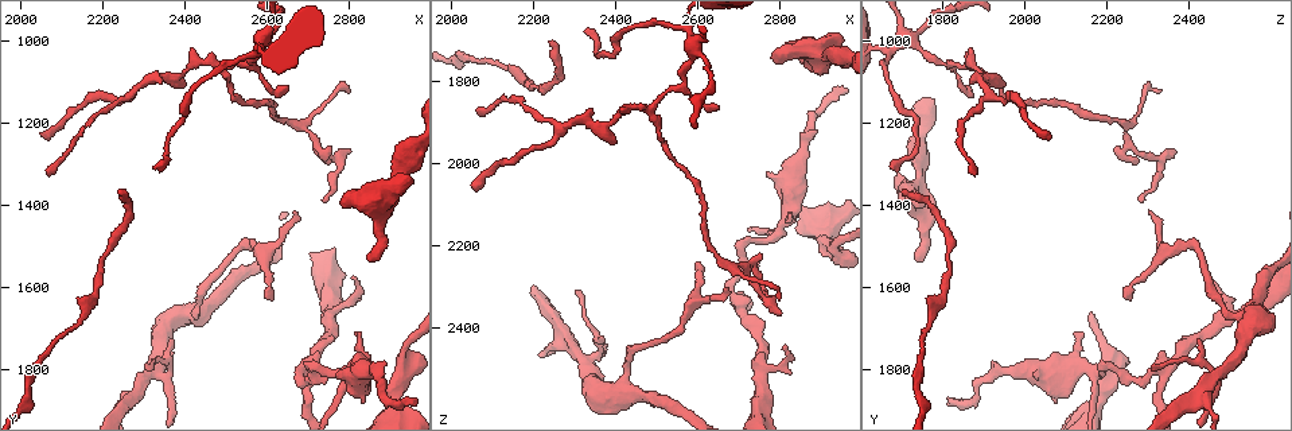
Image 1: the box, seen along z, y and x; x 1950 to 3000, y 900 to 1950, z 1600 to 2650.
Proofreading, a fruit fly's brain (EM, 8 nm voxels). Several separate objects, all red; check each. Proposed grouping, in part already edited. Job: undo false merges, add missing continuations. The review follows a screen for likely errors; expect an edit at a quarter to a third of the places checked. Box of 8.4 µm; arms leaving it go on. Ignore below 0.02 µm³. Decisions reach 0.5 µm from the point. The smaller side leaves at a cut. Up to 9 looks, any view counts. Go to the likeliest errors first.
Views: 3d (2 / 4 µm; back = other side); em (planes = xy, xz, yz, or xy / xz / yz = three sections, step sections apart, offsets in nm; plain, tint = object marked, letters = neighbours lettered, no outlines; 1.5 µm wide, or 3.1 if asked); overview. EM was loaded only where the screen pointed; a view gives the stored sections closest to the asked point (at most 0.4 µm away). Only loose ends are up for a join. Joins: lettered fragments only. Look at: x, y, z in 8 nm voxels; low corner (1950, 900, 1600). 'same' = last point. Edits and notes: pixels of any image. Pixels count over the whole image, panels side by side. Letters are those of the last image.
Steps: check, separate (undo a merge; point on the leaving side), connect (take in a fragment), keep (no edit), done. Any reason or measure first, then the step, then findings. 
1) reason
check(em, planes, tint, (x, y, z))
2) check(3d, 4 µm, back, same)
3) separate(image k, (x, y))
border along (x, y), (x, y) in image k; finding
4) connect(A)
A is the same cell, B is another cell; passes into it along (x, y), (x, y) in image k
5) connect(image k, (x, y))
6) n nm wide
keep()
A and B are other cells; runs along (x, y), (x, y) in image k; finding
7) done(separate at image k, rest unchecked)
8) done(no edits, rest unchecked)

an open end
check(em, planes, letters, (2790, 1410, 1740))

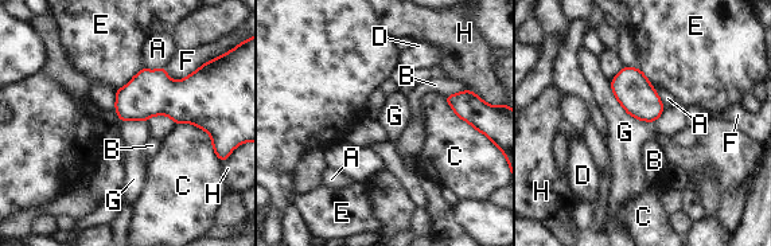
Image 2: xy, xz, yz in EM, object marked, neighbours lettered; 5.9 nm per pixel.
keep()
A, B, C, D, E, F, G and H are other cells; border along (610, 81), (629, 114), (665, 109) in image 2; no lettered fragment goes on from it

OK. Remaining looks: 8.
an open end
check(3d, 4 µm, (2665, 1410, 2305))

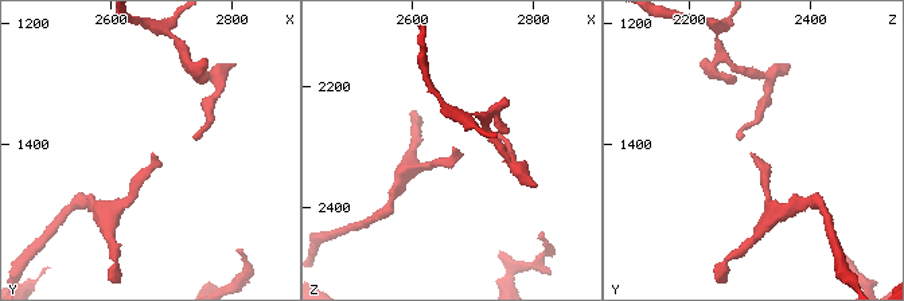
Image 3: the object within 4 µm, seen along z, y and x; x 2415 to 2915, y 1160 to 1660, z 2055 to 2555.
check(em, planes, tint, (2670, 1410, 2300))

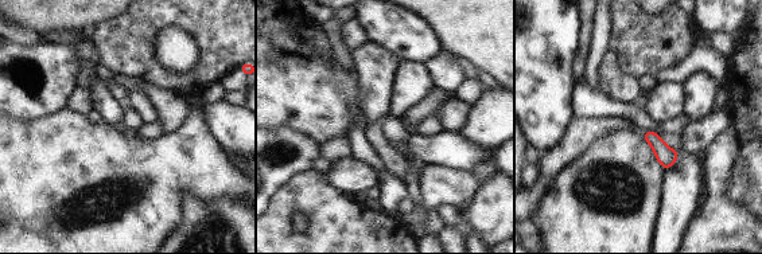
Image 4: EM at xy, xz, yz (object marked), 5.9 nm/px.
what lies round it
check(em, planes, letters, same)

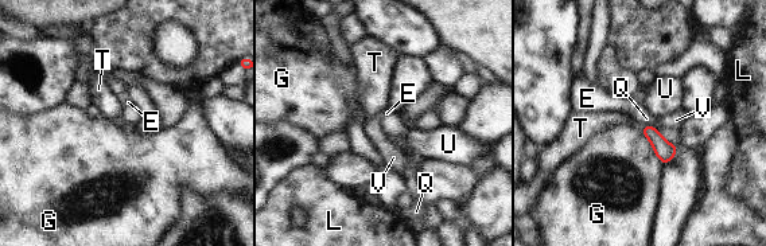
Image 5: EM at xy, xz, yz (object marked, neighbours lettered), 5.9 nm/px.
G touches over 260 nm
keep()
E, G, L, Q, T, U and V are other cells; border along (642, 125), (652, 125), (656, 129) in image 5; no lettered fragment goes on from it

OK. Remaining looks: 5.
tapers out
check(em, yz, step 4, letters, (2795, 1130, 2330))

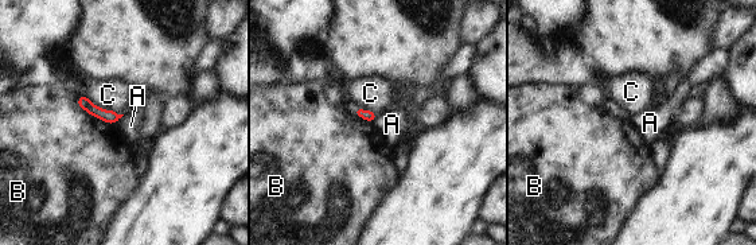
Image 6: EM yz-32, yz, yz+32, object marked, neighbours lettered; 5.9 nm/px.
keep()
A, B and C are other cells; border along (76, 101), (89, 113), (115, 124) in image 6; none of them fits

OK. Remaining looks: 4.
thin arm on a thick one
check(em, planes, letters, (2785, 1805, 2170))

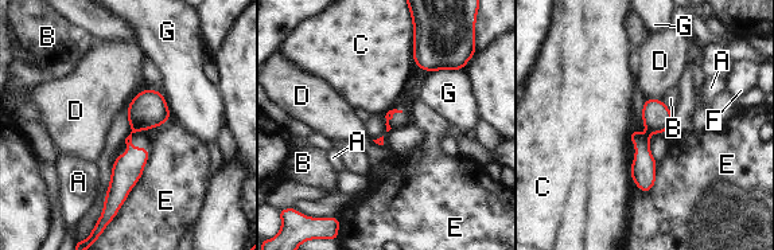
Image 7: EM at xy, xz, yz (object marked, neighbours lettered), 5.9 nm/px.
keep()
A, B, C, D, E, F and G are other cells; border along (646, 98), (660, 100) in image 7; continuous, no second neuron

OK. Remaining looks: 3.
done(no edits, rest unchecked)

